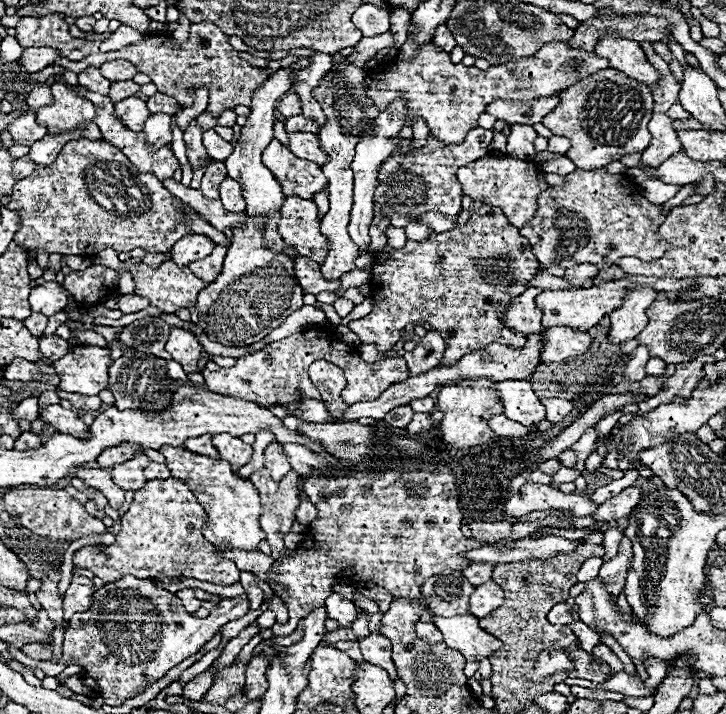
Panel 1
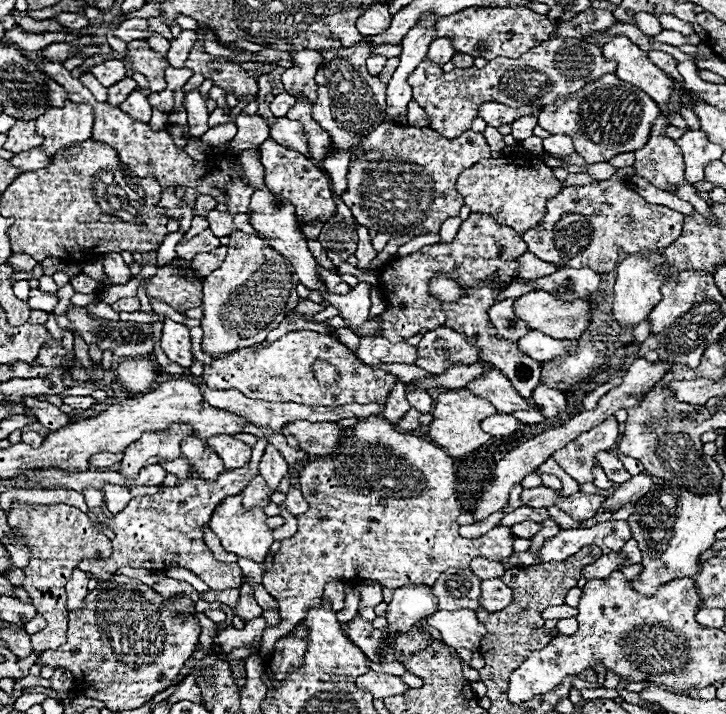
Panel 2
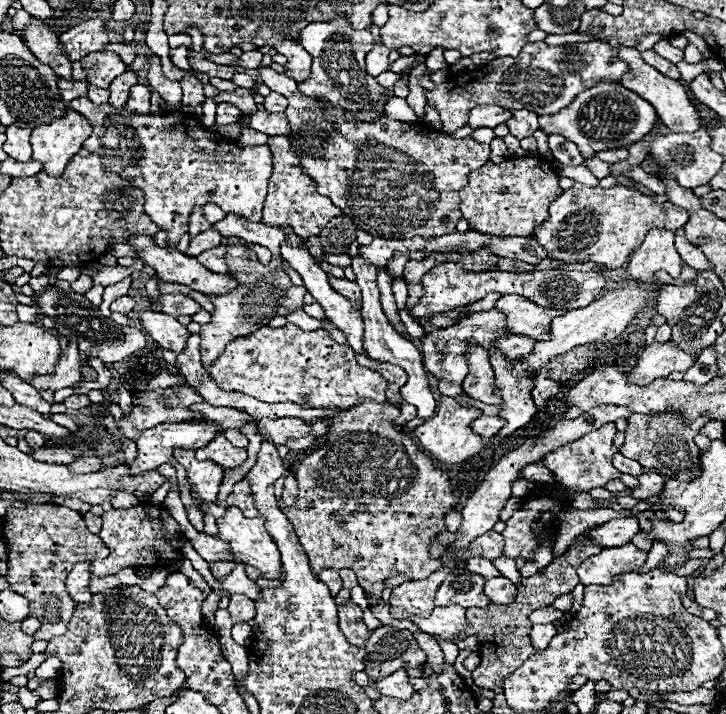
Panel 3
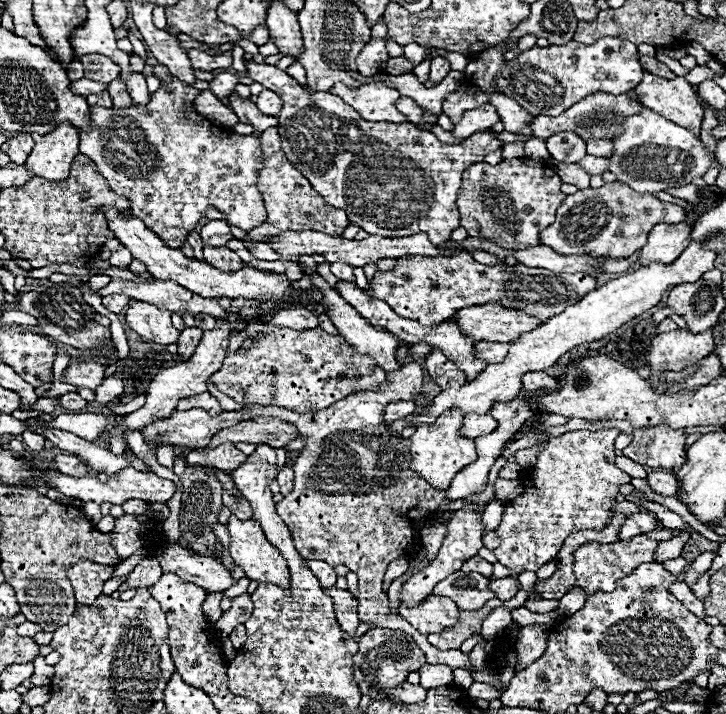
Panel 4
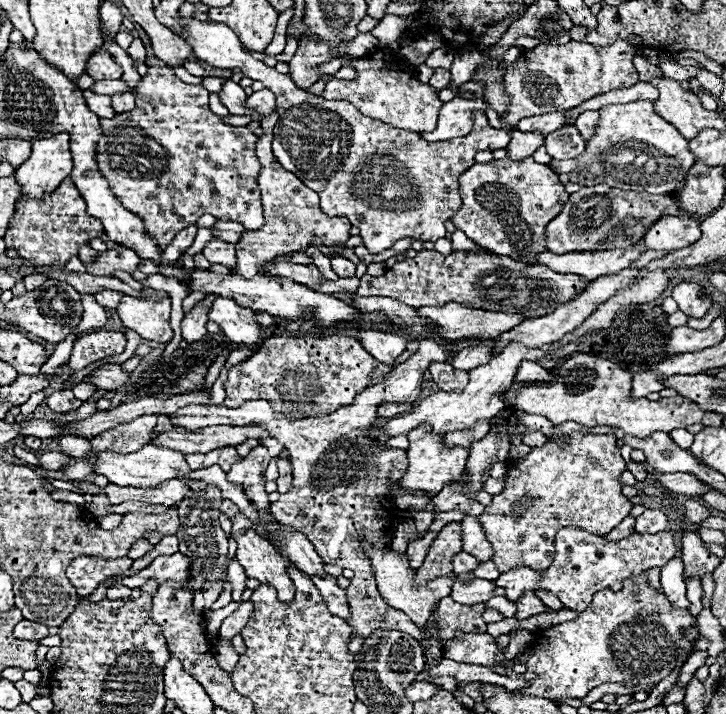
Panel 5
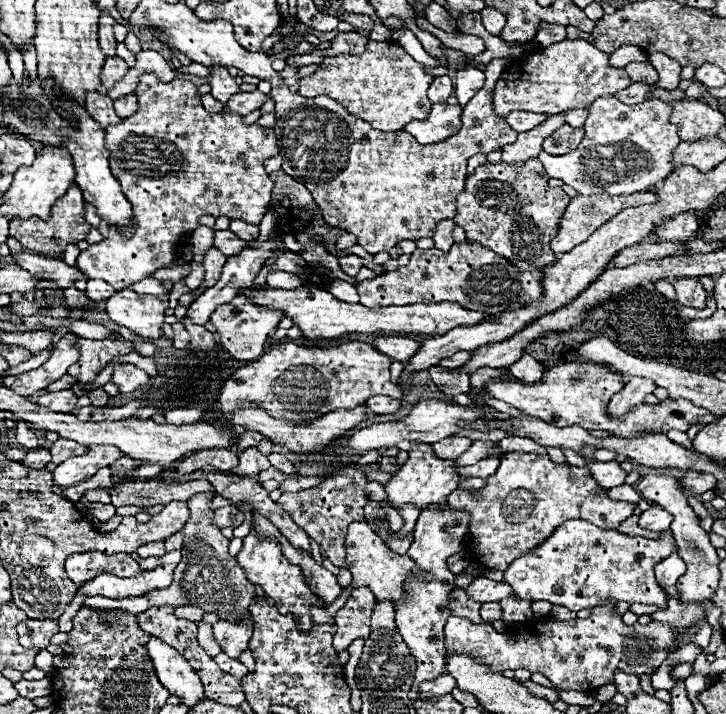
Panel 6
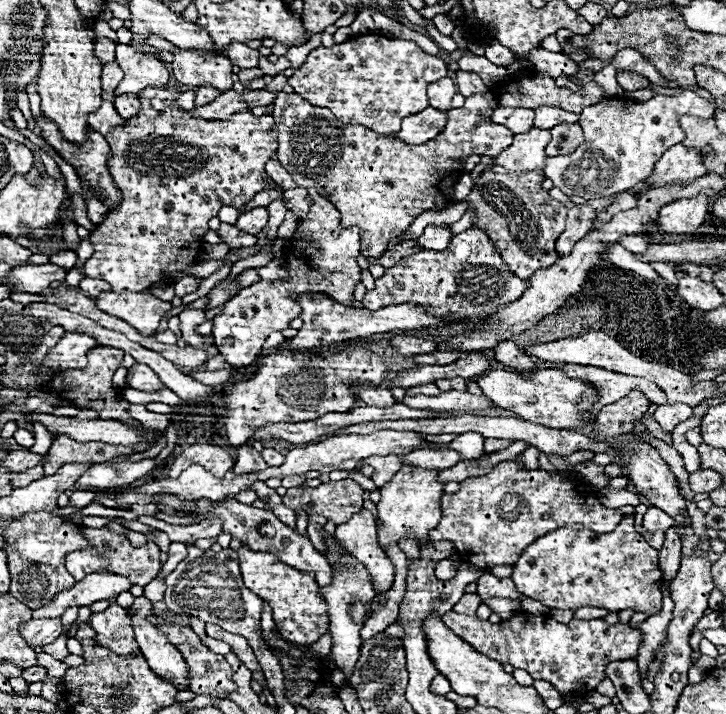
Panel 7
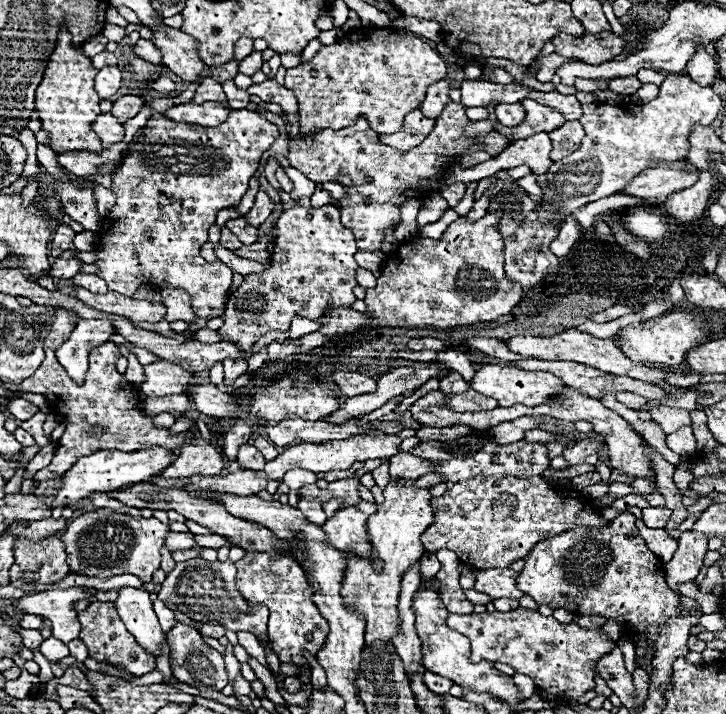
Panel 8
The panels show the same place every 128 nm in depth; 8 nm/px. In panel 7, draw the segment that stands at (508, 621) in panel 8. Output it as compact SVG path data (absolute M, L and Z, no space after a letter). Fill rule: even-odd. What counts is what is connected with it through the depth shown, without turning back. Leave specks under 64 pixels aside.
M448 612L442 616L442 620L454 634L464 638L480 654L494 658L500 664L518 666L530 672L534 680L546 680L556 690L560 692L566 690L568 694L574 692L574 696L584 696L592 692L606 678L604 670L608 662L636 658L642 642L640 630L622 624L608 624L602 618L596 620L572 618L568 624L560 624L546 616L532 616L522 612L516 614L514 618L492 624L476 616ZM554 654L566 654L566 668L556 660Z

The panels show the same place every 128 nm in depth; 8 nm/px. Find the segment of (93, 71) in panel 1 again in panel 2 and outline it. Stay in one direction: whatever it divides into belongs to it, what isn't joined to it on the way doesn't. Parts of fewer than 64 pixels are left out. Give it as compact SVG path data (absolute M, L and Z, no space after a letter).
M84 74L84 76L80 76L80 80L82 80L84 86L94 94L96 100L100 100L100 102L106 102L106 100L108 100L108 90L106 90L92 74Z

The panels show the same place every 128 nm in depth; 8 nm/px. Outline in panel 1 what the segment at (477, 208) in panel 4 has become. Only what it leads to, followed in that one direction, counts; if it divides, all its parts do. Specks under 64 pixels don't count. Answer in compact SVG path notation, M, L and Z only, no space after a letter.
M494 154L484 156L476 162L470 162L468 166L460 167L456 177L465 195L473 201L479 200L486 206L502 208L508 222L518 230L528 226L528 222L532 220L532 214L536 214L538 194L550 186L544 180L544 172L536 164L526 160L516 160L510 156L494 156Z

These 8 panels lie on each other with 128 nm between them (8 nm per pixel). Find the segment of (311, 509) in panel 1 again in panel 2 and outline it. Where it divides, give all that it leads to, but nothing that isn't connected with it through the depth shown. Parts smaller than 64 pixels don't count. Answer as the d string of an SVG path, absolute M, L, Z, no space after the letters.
M290 486L288 492L286 492L286 508L288 508L288 512L294 514L294 516L304 514L304 512L308 510L308 502L302 498L300 490L294 488L294 486Z

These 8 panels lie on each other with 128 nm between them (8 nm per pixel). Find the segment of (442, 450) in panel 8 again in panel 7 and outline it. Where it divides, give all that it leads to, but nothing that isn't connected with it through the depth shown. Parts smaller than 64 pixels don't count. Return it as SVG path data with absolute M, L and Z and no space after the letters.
M528 446L524 452L516 456L516 460L526 468L526 470L536 470L538 468L538 450L534 446Z

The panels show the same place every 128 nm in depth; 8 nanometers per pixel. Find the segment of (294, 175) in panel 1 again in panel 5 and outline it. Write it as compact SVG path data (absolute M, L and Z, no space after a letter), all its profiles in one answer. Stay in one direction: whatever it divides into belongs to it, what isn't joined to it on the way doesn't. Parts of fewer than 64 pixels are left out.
M276 112L266 114L262 118L262 128L266 130L264 138L260 138L256 142L256 154L262 164L260 176L258 176L258 186L262 192L266 224L260 230L248 230L248 234L244 234L244 238L236 244L236 266L232 268L232 272L240 274L242 278L256 276L256 272L260 272L258 268L264 262L270 262L274 256L280 256L280 254L298 252L298 250L306 248L314 238L320 238L320 242L324 242L326 246L346 244L346 240L350 238L352 224L346 218L326 216L320 210L318 194L314 190L310 190L308 186L304 186L292 172L284 170L280 164L274 164L272 128L276 122L278 122Z

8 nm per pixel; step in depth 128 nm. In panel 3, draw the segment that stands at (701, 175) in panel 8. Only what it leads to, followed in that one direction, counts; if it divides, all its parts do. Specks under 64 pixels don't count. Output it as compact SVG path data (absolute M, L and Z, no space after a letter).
M650 230L644 244L628 260L628 274L638 282L648 282L656 270L666 270L670 276L682 272L682 260L674 248L672 230Z

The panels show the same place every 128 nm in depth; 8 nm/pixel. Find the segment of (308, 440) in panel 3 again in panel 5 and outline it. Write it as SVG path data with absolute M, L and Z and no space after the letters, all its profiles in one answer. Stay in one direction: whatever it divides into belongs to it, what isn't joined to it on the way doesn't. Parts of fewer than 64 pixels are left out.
M208 426L196 432L188 432L184 428L172 428L170 432L156 434L150 444L164 446L176 452L186 454L206 454L214 448L236 446L246 442L248 438L268 438L268 432L260 426Z

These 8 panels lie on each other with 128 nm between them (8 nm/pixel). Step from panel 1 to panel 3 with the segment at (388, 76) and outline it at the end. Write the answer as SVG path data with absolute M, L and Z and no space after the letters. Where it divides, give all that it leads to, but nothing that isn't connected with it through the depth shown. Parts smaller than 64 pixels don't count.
M604 40L574 42L568 46L548 46L544 42L526 44L518 58L494 58L480 70L464 70L448 82L434 86L428 78L420 78L426 100L440 112L444 132L454 132L466 126L468 112L480 104L500 104L502 108L526 108L540 114L556 114L580 92L600 84L622 84L624 74L630 74L628 64L616 58L616 48Z

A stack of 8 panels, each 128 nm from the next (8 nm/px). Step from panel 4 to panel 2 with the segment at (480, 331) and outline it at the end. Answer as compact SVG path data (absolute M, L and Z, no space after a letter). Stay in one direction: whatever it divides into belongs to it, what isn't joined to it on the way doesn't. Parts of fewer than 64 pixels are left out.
M532 290L520 298L516 298L514 302L514 314L516 318L520 318L522 322L528 324L528 328L544 332L552 338L572 338L578 340L582 336L582 332L588 328L590 324L590 316L592 316L592 302L590 300L574 300L574 302L566 302L562 298L556 298L544 290Z

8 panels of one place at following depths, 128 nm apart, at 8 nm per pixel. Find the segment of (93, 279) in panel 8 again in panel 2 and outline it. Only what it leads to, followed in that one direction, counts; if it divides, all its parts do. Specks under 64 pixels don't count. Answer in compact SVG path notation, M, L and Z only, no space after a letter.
M134 296L134 298L122 298L122 300L114 302L112 308L114 308L116 312L138 312L138 310L140 310L140 302L138 302L136 296Z

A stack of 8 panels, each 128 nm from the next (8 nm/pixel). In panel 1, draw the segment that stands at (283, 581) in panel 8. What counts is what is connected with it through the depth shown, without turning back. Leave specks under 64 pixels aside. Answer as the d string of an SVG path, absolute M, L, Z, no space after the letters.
M162 446L160 452L166 456L166 464L172 472L172 476L180 480L190 480L190 490L202 502L204 510L208 512L208 522L204 526L204 536L220 550L260 550L258 544L264 540L264 532L260 528L260 514L262 514L262 502L256 494L256 488L250 484L250 480L238 478L228 462L224 460L212 460L208 456L192 454L190 450L184 450L182 446Z

